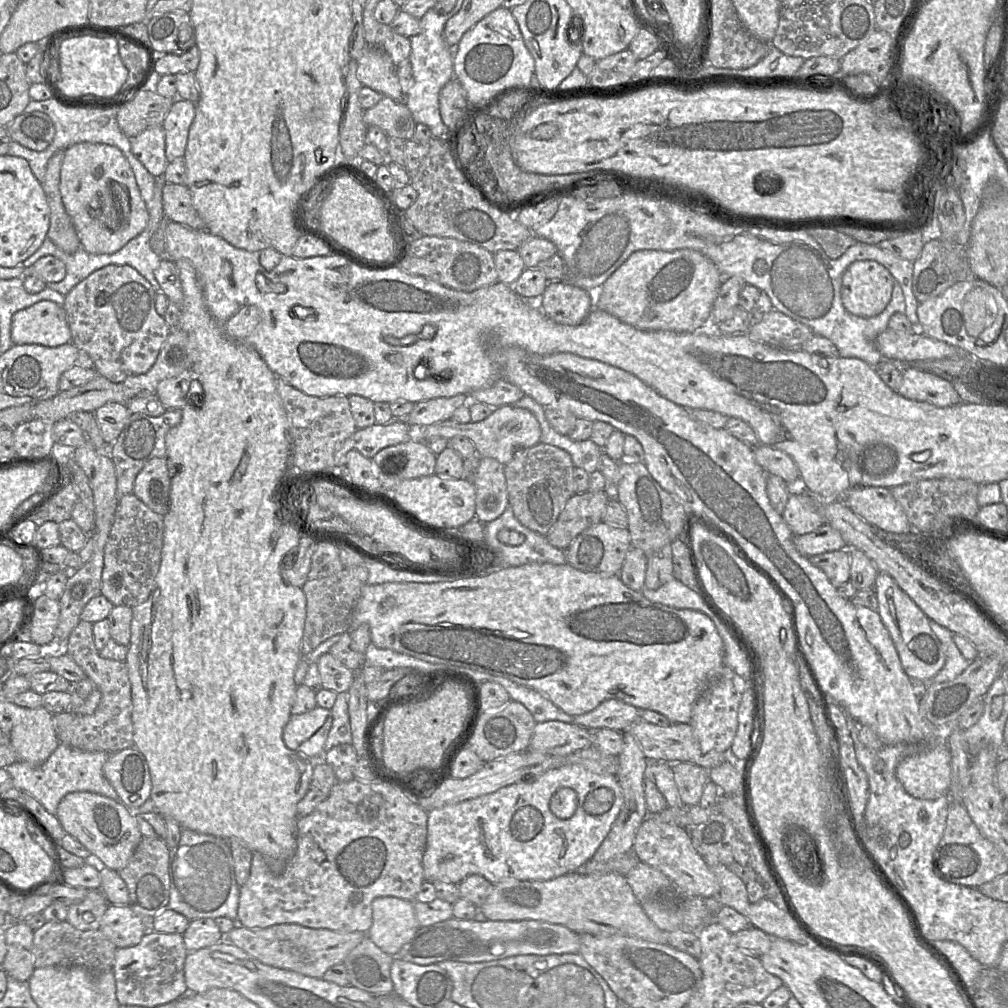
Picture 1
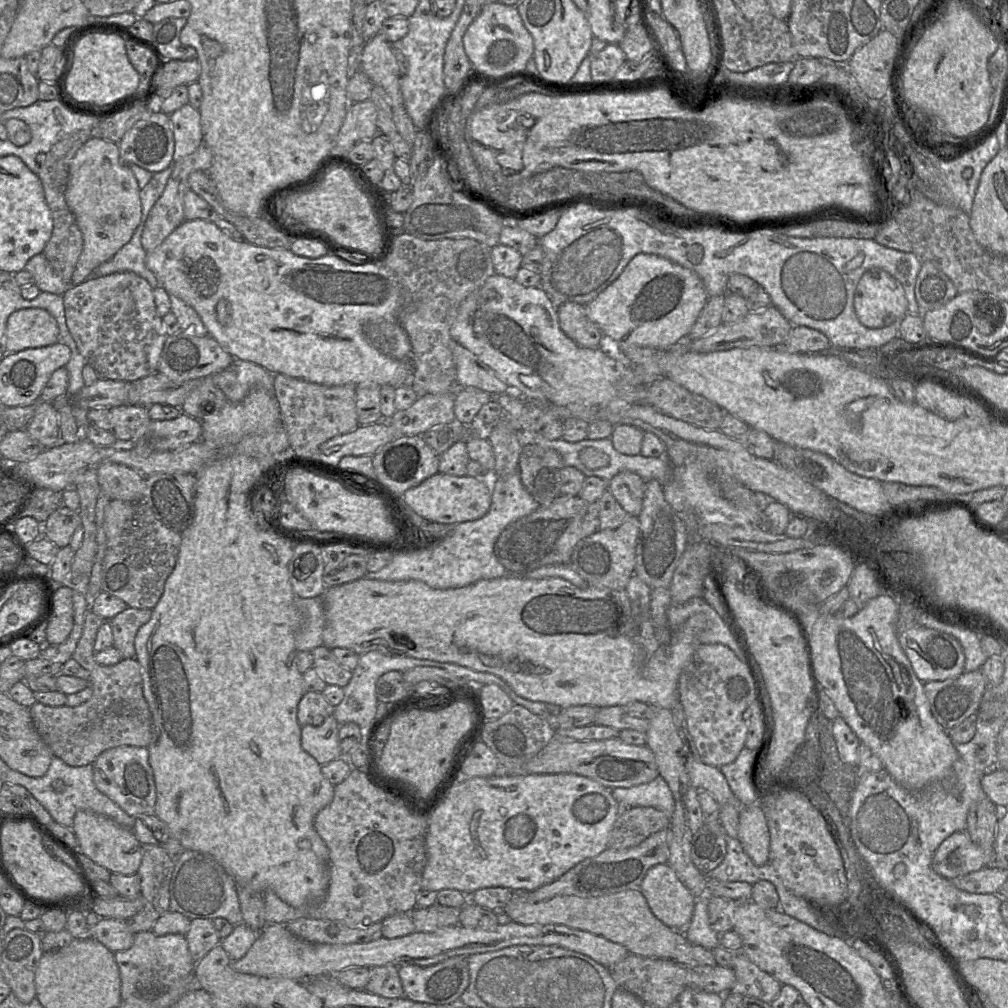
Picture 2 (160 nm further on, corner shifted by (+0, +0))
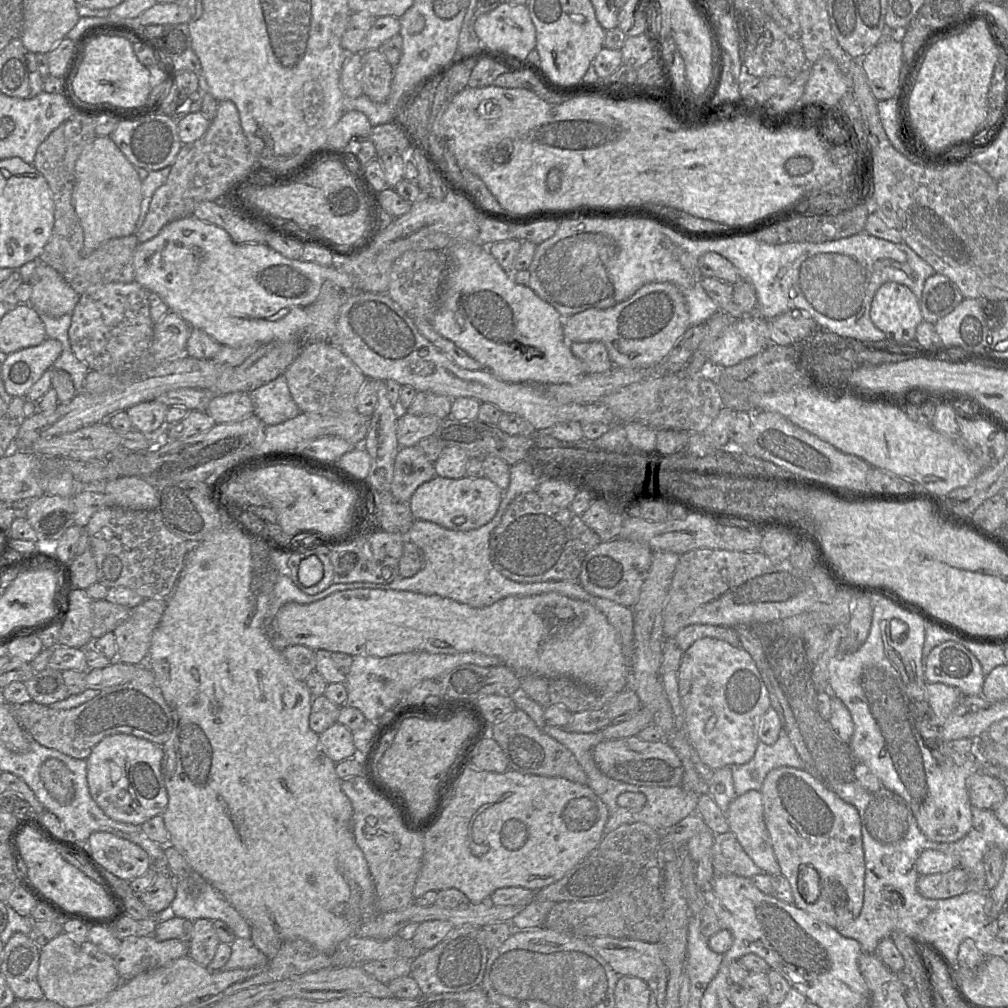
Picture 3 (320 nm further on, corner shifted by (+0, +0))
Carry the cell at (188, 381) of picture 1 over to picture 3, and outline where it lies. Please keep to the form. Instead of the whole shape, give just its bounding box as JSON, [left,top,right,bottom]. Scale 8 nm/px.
[205,392,253,424]

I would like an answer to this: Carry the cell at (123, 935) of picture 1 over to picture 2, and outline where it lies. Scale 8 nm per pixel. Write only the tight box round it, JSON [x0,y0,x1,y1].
[92,918,135,952]

